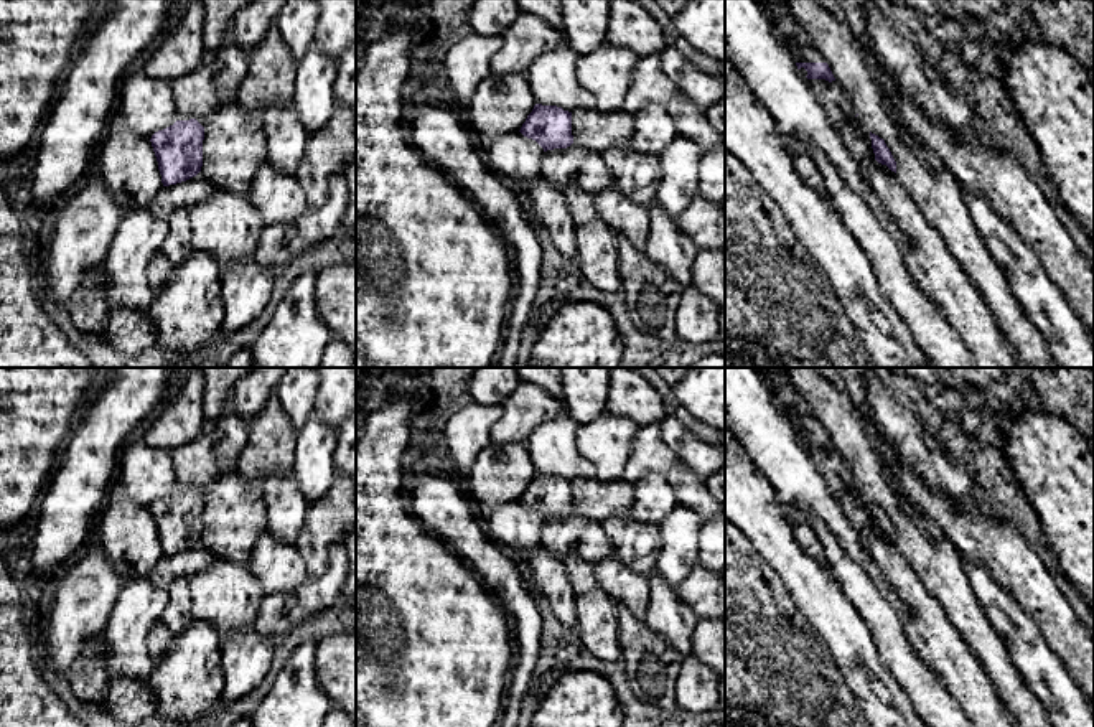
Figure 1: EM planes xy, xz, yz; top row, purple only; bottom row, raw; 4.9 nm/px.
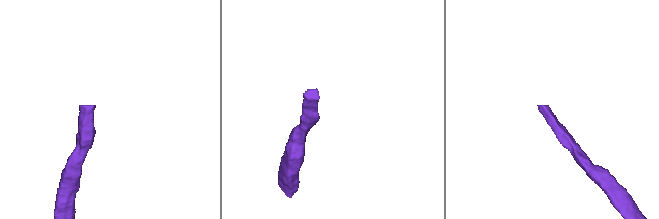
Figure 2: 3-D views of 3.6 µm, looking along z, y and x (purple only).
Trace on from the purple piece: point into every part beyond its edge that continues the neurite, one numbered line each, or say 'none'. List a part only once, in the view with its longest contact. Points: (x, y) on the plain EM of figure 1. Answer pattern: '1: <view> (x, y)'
1: yz (786, 398)

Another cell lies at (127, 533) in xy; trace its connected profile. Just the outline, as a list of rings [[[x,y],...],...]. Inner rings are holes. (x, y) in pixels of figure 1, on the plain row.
[[[119,476],[110,486],[107,508],[97,523],[96,539],[122,584],[148,577],[163,556],[150,508],[125,498]]]

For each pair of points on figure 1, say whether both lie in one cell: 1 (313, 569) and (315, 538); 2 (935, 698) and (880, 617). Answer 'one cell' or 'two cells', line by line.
1: one cell
2: one cell

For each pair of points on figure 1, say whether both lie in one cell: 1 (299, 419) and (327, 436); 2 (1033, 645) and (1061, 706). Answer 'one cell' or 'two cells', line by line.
1: two cells
2: one cell

